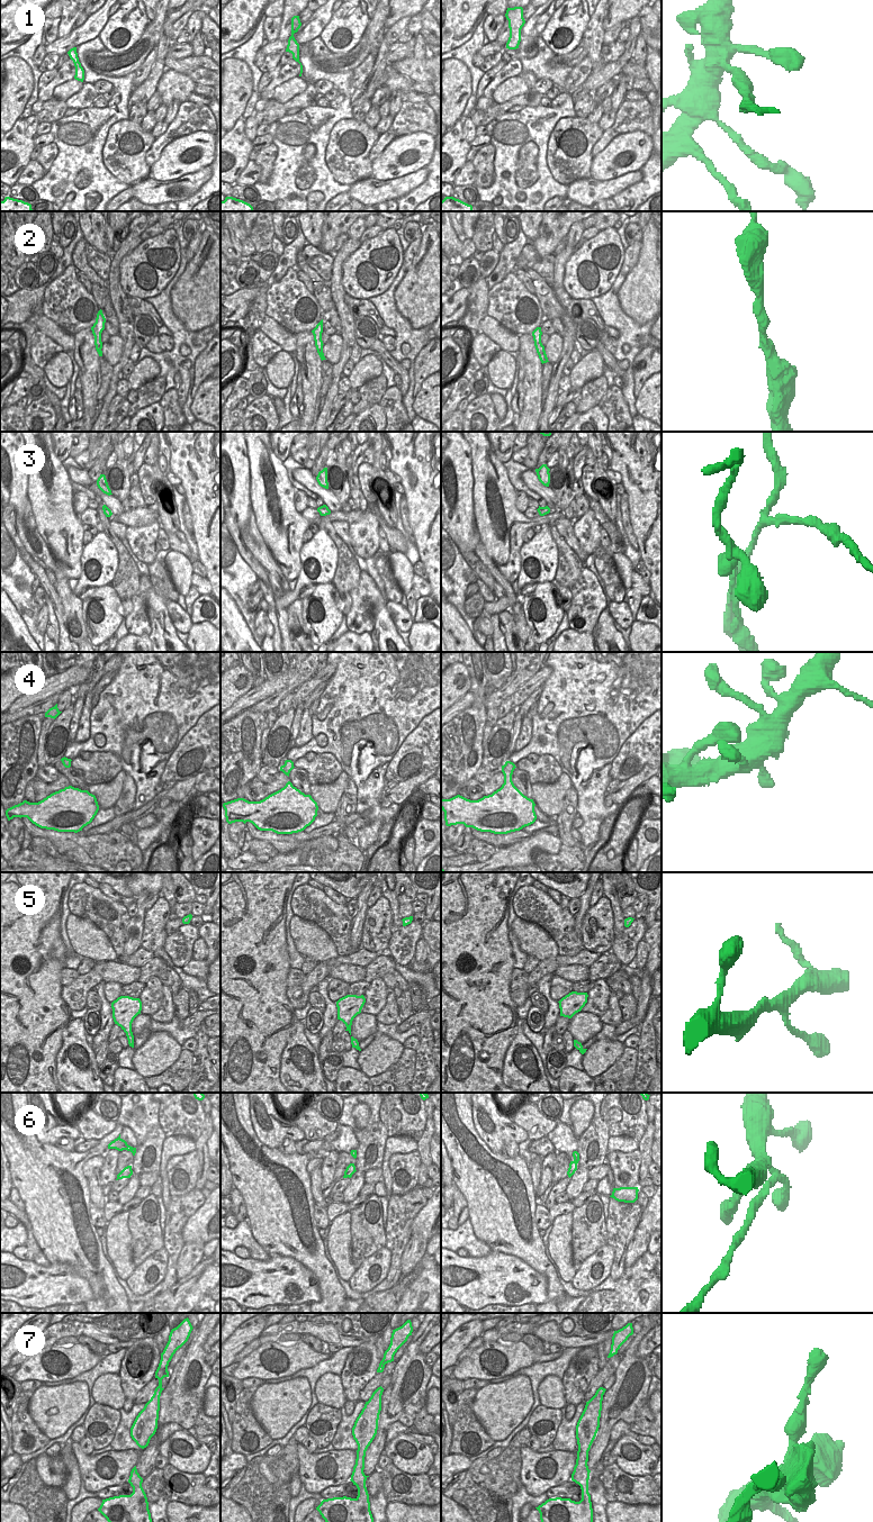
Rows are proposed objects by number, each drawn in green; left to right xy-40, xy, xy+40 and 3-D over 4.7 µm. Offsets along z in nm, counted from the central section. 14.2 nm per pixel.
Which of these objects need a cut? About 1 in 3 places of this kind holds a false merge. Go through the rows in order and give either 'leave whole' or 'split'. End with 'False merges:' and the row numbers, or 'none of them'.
1: split
2: leave whole
3: split
4: leave whole
5: leave whole
6: split
7: leave whole
False merges: 1, 3, 6

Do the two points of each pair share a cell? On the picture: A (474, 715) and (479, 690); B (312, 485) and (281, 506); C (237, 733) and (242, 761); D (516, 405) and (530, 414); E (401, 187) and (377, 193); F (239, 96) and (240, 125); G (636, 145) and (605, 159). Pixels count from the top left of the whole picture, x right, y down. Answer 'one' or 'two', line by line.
A: one
B: two
C: one
D: two
E: one
F: two
G: one

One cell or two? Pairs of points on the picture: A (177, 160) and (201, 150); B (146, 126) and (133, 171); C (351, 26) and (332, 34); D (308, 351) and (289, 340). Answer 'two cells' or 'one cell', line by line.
A: one cell
B: two cells
C: one cell
D: two cells

